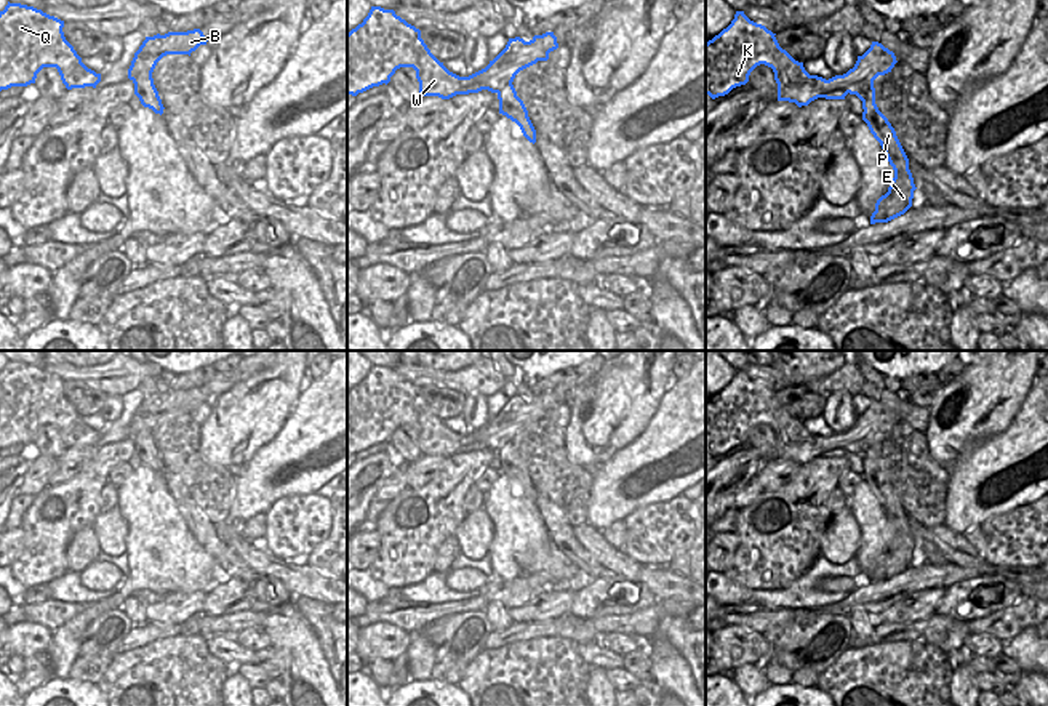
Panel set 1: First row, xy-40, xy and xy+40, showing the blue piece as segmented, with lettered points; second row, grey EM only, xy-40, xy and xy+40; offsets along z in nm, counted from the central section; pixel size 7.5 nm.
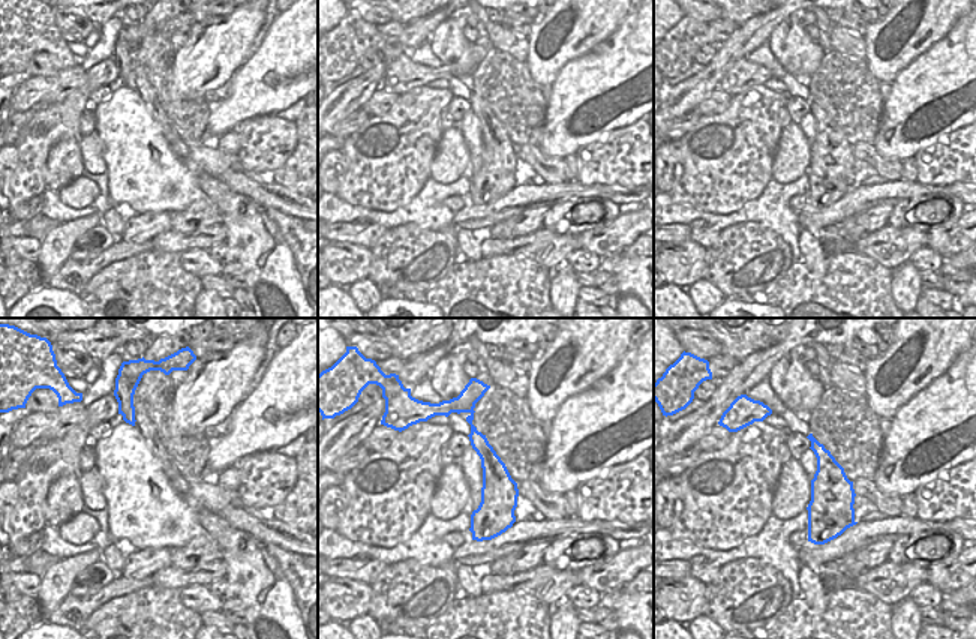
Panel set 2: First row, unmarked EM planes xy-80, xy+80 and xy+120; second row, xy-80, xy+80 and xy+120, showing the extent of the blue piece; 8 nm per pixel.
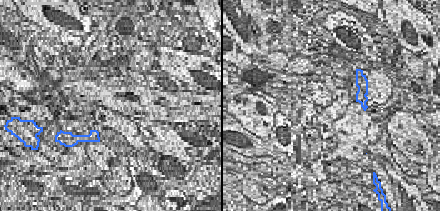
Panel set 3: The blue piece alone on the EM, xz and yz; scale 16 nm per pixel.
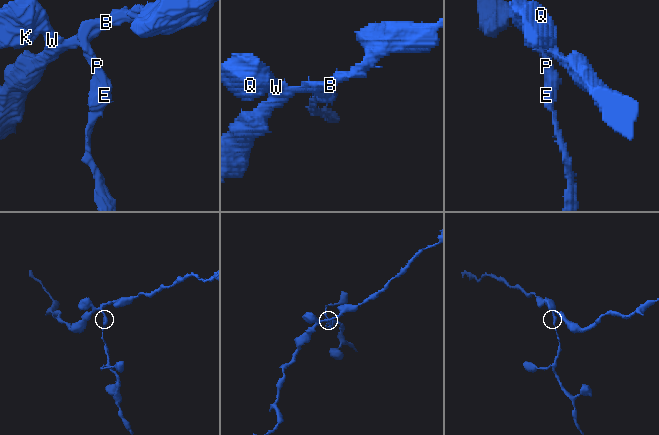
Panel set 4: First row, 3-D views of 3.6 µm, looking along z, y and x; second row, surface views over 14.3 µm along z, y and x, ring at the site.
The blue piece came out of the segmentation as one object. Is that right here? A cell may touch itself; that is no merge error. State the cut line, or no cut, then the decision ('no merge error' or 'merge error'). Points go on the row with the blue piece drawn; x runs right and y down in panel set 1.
cut in xy along (511, 82), (503, 90), (503, 114); merge error

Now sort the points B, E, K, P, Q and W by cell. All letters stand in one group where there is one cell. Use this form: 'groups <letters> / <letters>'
groups B K Q W / E P

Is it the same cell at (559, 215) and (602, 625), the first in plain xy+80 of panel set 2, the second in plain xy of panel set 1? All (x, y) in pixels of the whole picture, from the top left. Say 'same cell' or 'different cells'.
different cells

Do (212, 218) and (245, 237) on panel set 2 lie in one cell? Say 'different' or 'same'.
different

